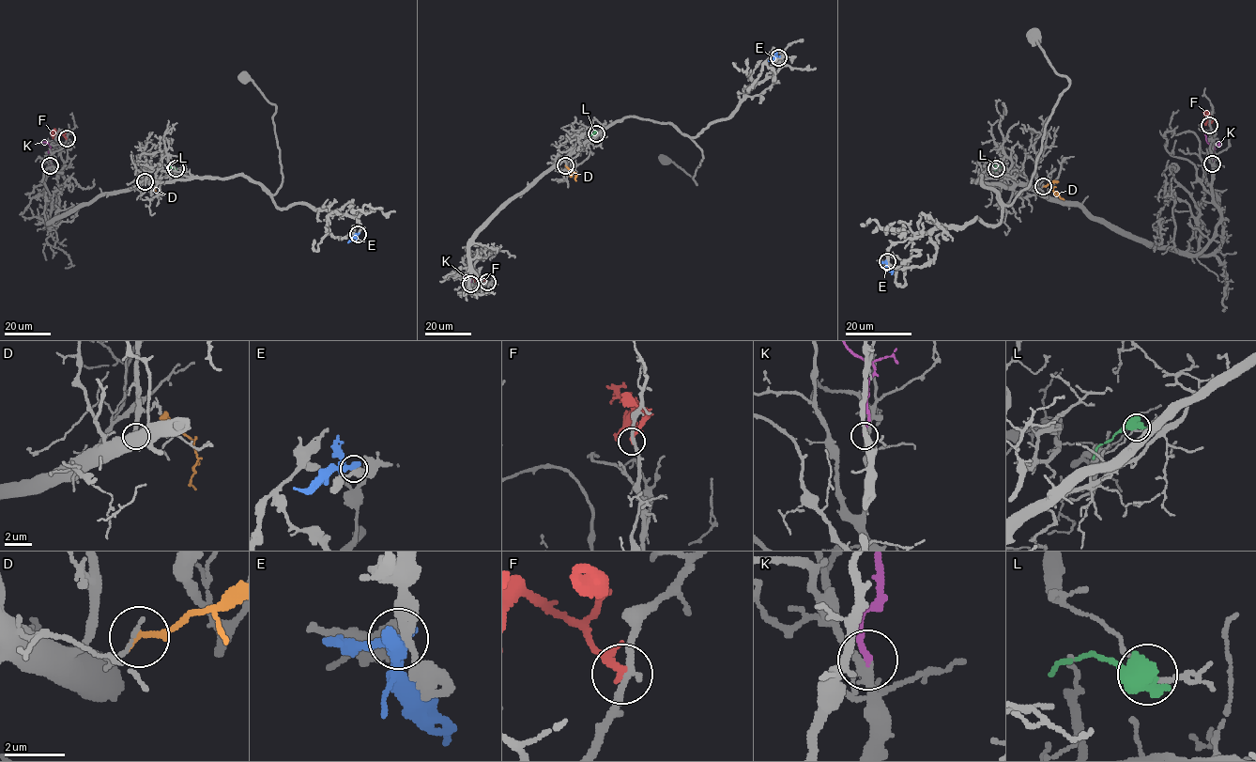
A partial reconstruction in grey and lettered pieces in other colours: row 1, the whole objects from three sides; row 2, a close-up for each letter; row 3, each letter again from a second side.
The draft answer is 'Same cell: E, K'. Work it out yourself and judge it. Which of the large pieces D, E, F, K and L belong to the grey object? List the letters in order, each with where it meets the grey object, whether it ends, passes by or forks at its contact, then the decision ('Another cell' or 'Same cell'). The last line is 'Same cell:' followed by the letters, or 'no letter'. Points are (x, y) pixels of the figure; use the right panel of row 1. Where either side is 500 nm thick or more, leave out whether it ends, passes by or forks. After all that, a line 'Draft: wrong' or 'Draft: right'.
D: Touches grey at (1043, 186). It ends there. Another cell
E: Touches grey at (887, 261). It passes by. Another cell
F: Touches grey at (1209, 125). It ends there. Another cell
K: Touches grey at (1212, 163). It ends there. Same cell
L: Touches grey at (996, 168). Another cell
Same cell: K
Draft: wrong

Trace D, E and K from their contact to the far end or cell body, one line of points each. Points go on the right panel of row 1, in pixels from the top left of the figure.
D: (1043, 187), (1050, 183), (1053, 193), (1064, 200)
E: (887, 261), (891, 274)
K: (1212, 163), (1214, 147), (1207, 141), (1202, 130)

